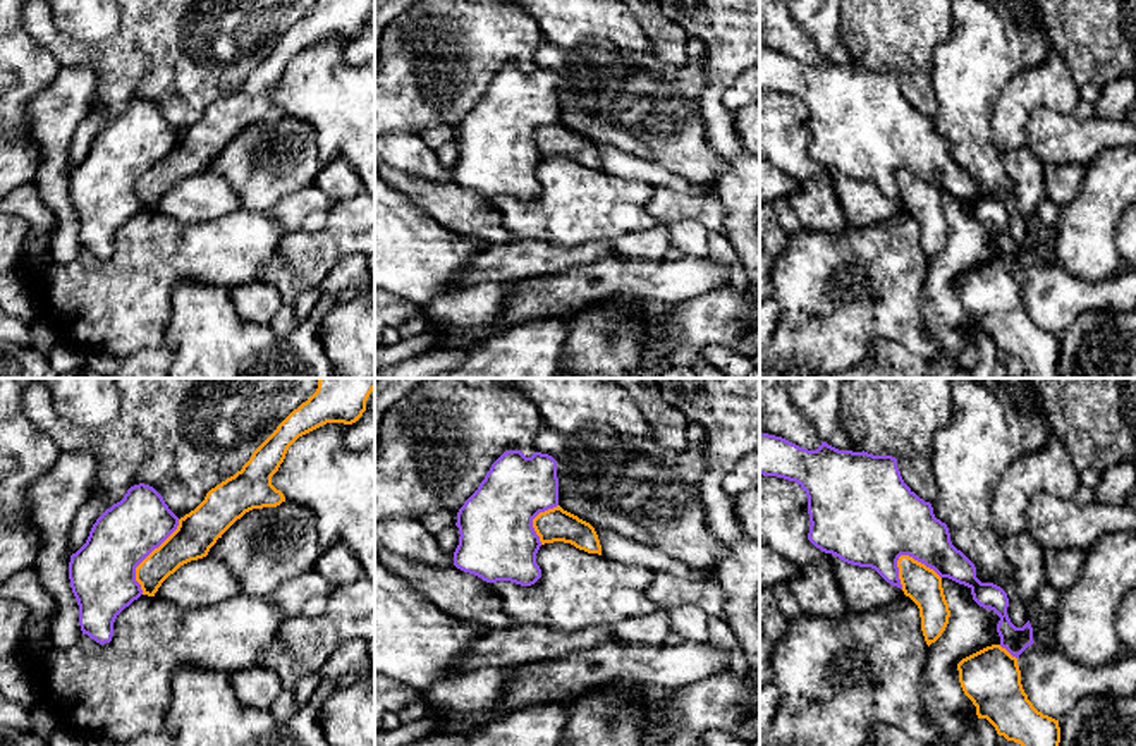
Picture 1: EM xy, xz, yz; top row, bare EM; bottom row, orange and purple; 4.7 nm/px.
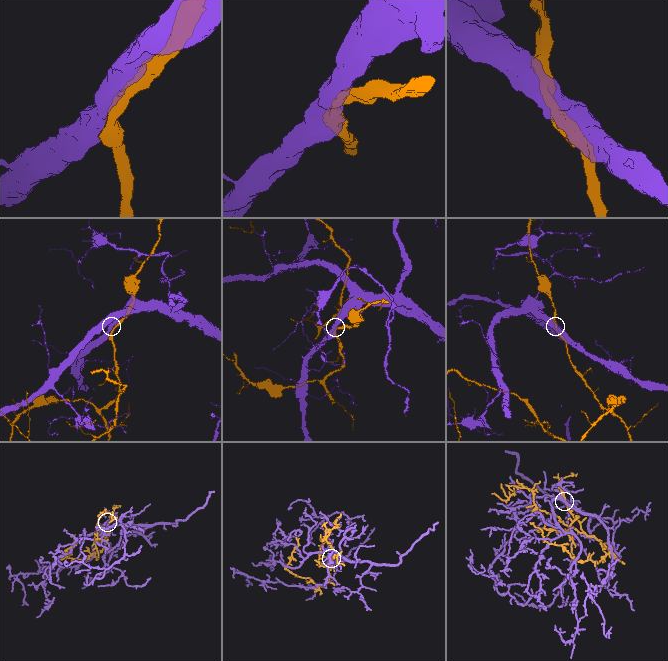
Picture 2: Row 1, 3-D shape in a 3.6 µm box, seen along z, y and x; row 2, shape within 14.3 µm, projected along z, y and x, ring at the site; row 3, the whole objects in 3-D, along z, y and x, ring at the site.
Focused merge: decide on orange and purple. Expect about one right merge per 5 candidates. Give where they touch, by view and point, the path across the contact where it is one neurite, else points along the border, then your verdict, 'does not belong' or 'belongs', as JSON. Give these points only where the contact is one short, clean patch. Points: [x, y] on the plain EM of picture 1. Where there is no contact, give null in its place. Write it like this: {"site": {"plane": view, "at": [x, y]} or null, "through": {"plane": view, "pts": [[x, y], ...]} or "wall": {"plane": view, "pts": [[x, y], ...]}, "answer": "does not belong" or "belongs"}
{"site": {"plane": "xy", "at": [146, 172]}, "answer": "does not belong"}

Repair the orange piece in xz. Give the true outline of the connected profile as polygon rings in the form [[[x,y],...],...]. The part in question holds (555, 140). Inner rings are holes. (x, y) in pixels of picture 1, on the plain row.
[[[560,120],[540,127],[533,134],[533,143],[541,160],[564,156],[588,168],[602,170],[602,160],[595,143],[577,131],[564,125]]]

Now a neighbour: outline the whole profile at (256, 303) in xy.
[[[263,282],[229,289],[237,315],[251,323],[268,325],[282,306],[280,292]]]

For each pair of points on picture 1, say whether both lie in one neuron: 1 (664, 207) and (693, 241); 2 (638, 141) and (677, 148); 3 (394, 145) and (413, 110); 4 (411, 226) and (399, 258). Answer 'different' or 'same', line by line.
1: different
2: same
3: different
4: same

